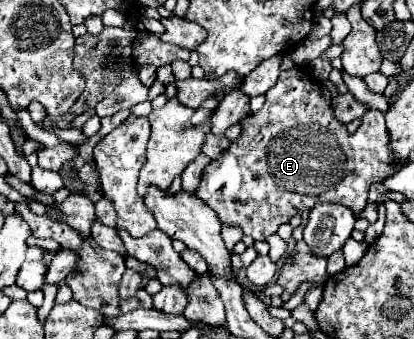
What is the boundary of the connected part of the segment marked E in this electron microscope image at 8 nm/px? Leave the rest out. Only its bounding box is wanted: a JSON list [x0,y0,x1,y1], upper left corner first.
[195,66,397,240]

